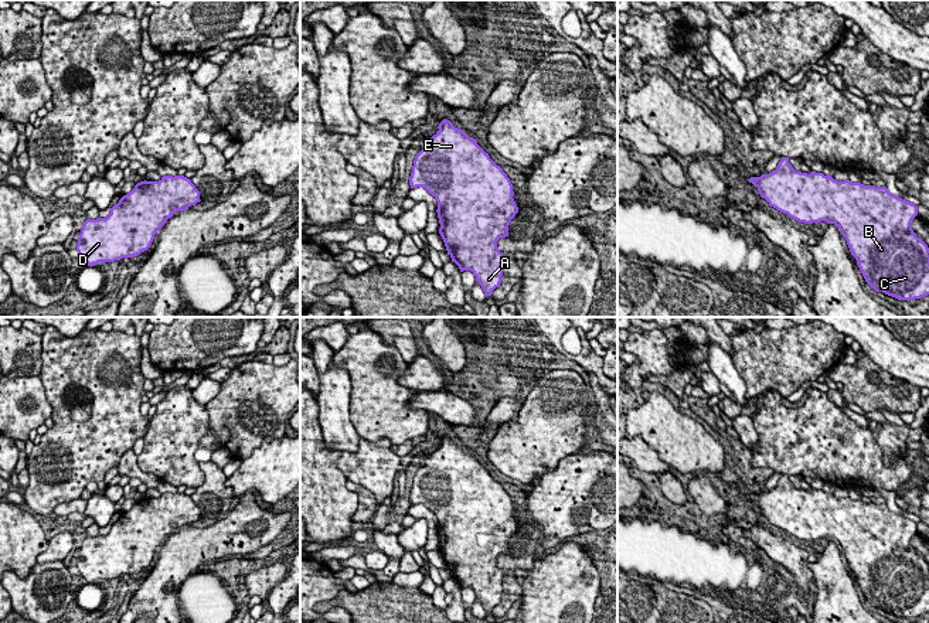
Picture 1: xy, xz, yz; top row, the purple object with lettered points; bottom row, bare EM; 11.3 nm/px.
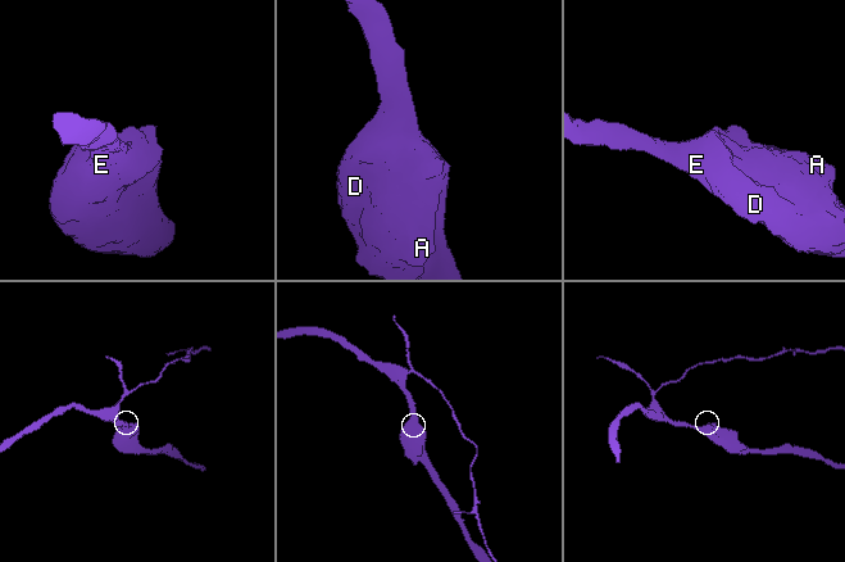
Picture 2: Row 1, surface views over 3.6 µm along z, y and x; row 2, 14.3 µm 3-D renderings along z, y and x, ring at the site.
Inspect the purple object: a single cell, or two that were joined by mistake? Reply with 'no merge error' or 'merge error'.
no merge error

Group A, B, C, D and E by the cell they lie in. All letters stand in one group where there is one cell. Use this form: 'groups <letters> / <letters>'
groups A B C D E

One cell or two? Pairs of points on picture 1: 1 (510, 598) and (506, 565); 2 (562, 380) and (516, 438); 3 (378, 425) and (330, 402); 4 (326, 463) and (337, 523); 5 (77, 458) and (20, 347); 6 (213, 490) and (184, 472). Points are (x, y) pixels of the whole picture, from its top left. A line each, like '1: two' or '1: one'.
1: one
2: one
3: two
4: one
5: two
6: two

